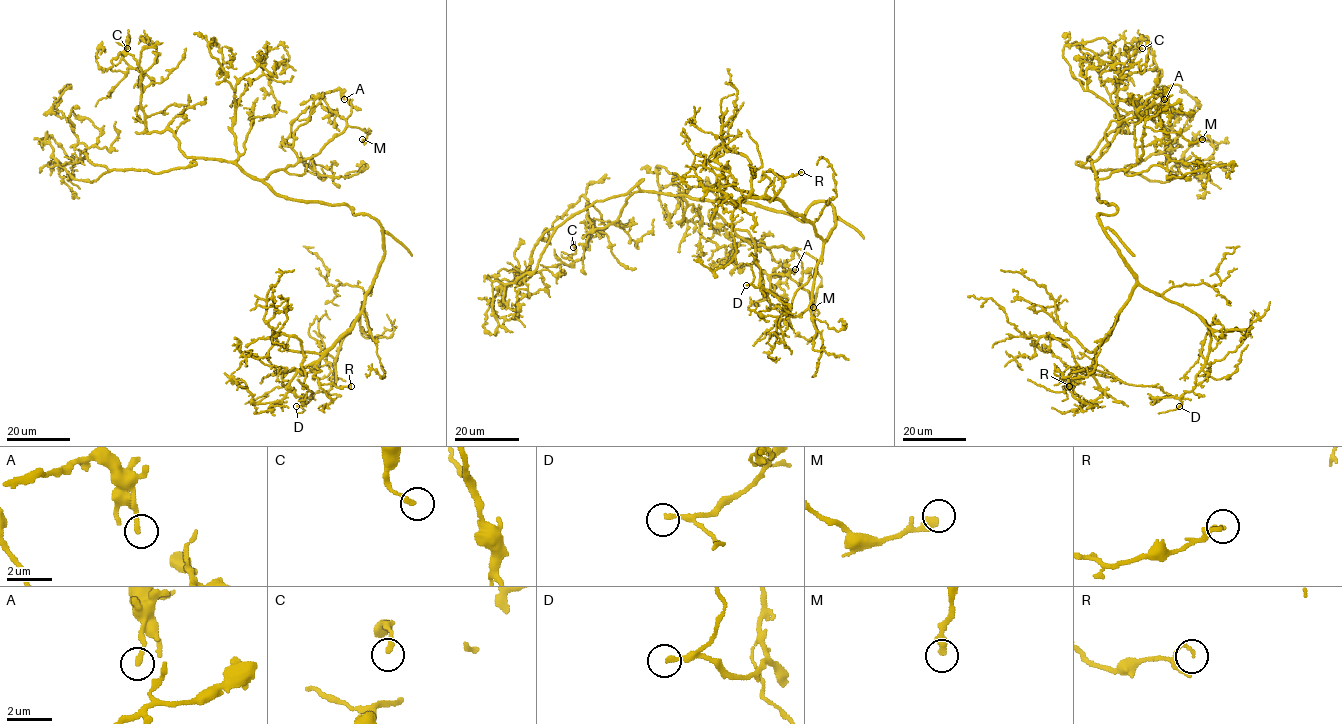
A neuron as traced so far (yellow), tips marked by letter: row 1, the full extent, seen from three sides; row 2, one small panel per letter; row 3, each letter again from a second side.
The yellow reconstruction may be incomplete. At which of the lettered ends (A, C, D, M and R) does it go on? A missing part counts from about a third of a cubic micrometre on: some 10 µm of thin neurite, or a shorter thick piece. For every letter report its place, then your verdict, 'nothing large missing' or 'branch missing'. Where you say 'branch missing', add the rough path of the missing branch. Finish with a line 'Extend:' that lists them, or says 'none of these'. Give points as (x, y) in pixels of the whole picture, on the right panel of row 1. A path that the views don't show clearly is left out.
A: at (1164, 99); nothing large missing
C: at (1142, 48); nothing large missing
D: at (1179, 406); branch missing; missing branch runs (1179, 406), (1127, 395)
M: at (1202, 139); branch missing
R: at (1069, 386); nothing large missing
Extend: D, M

